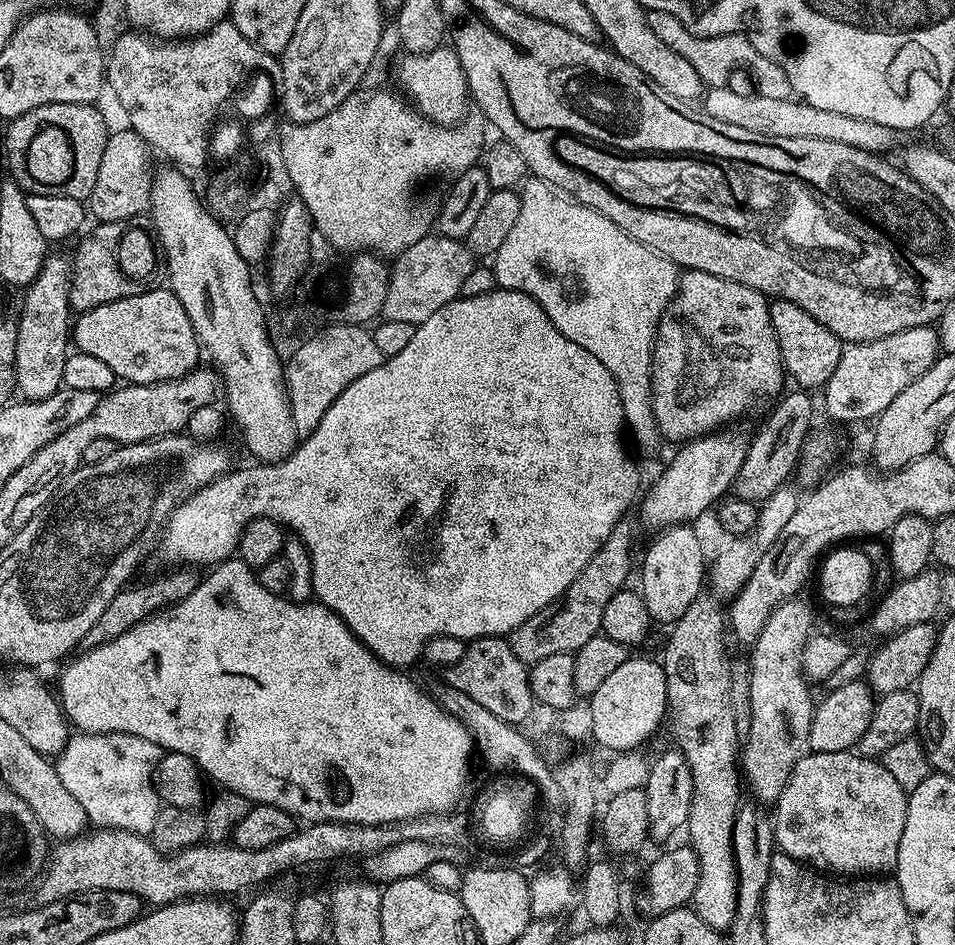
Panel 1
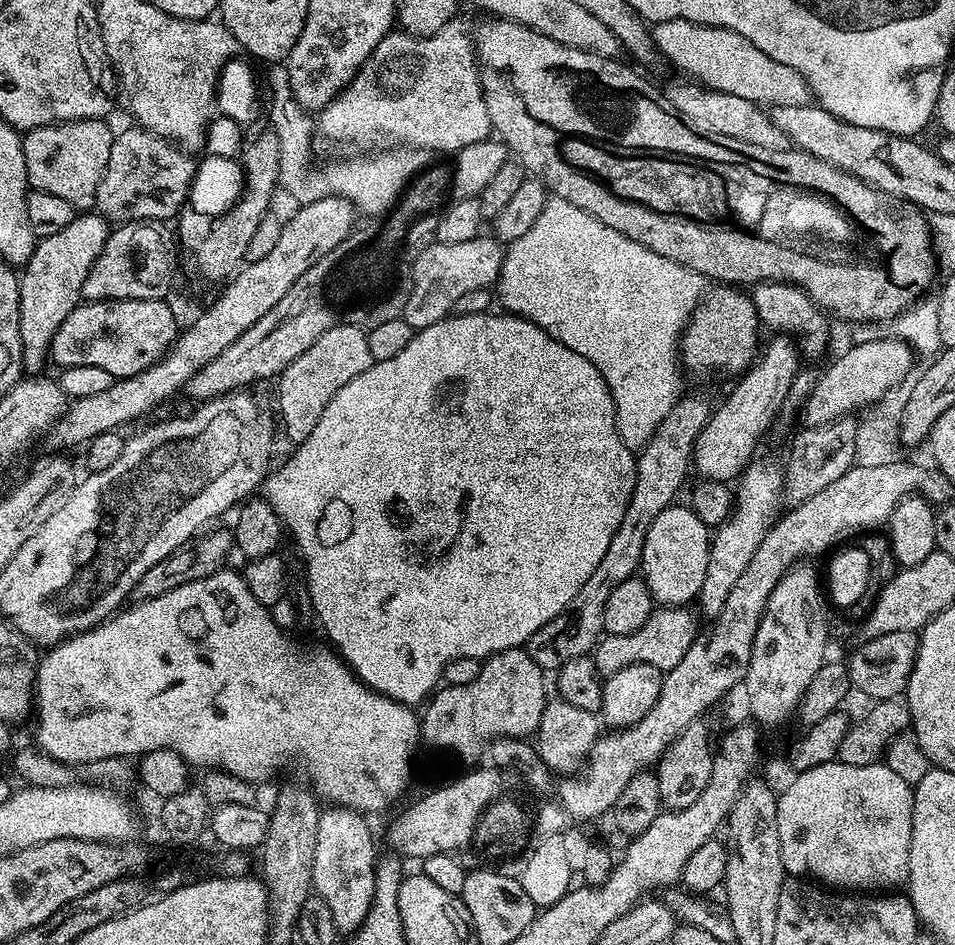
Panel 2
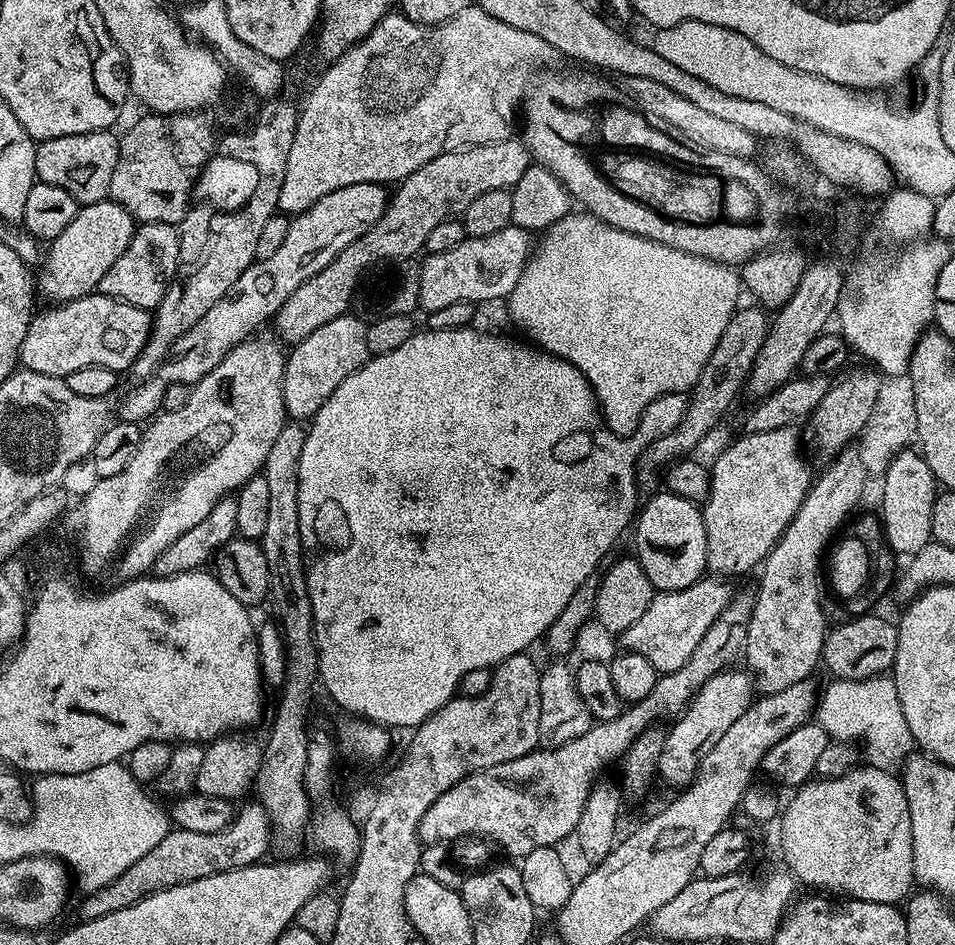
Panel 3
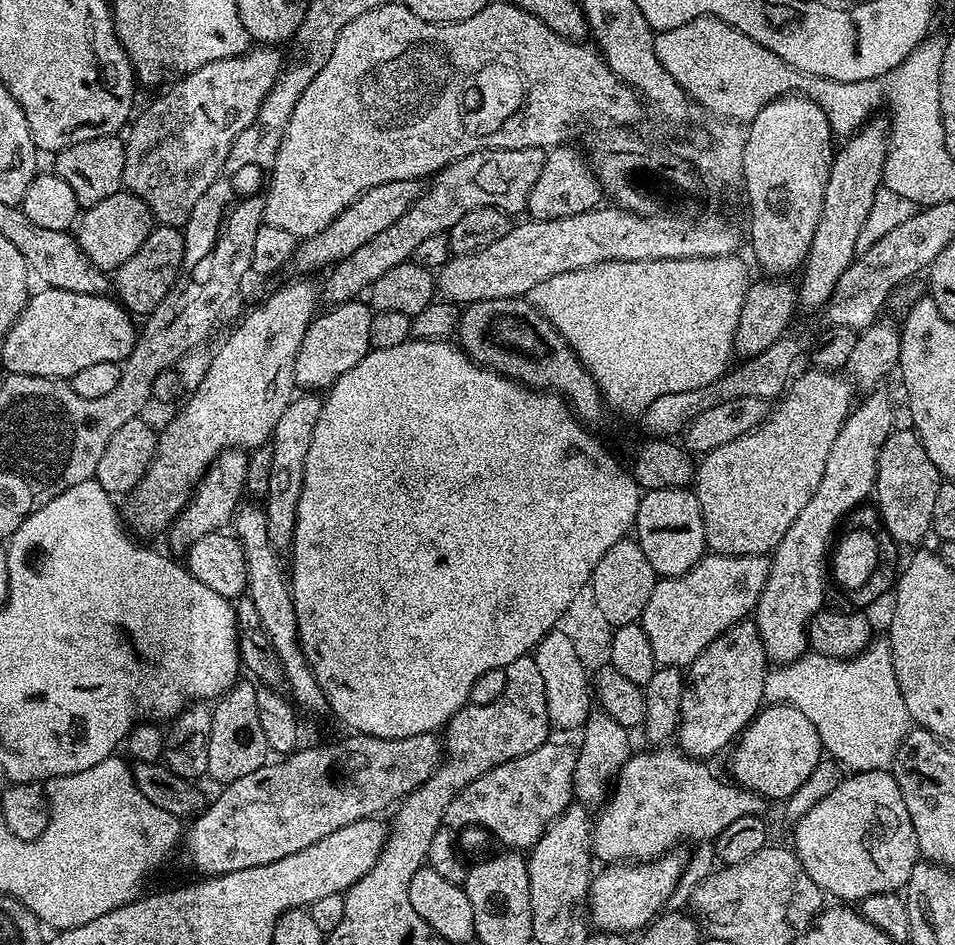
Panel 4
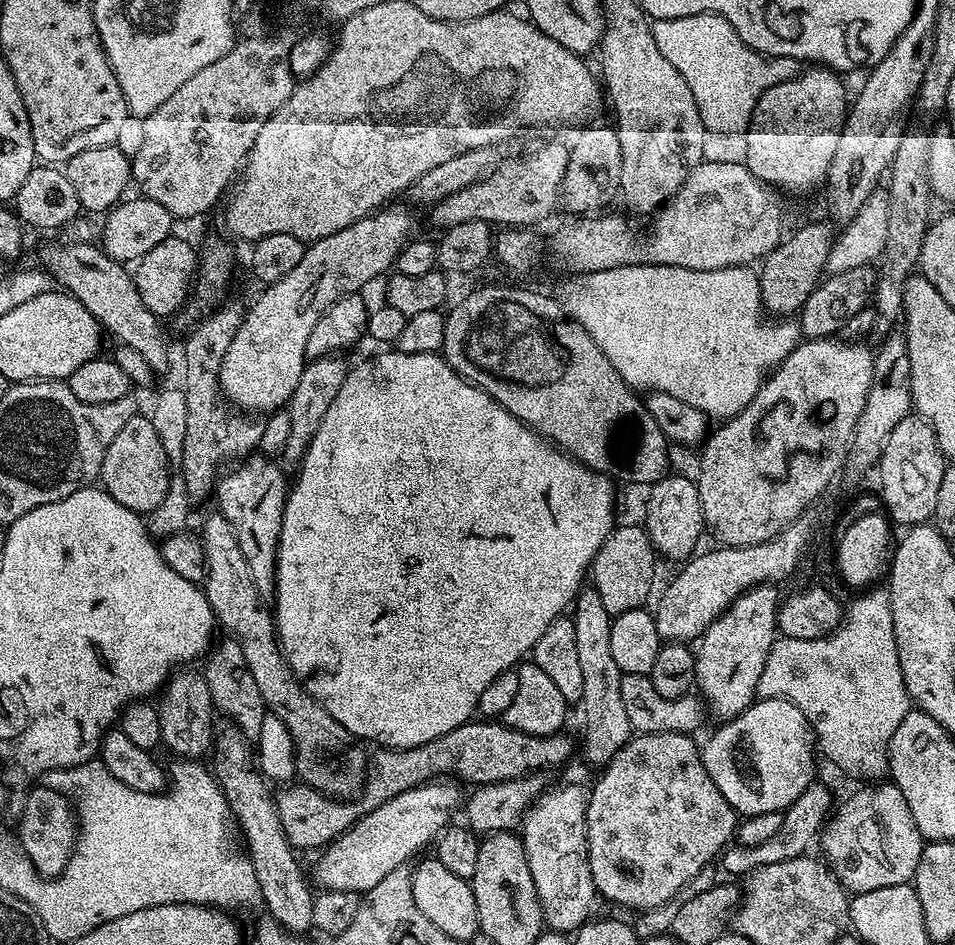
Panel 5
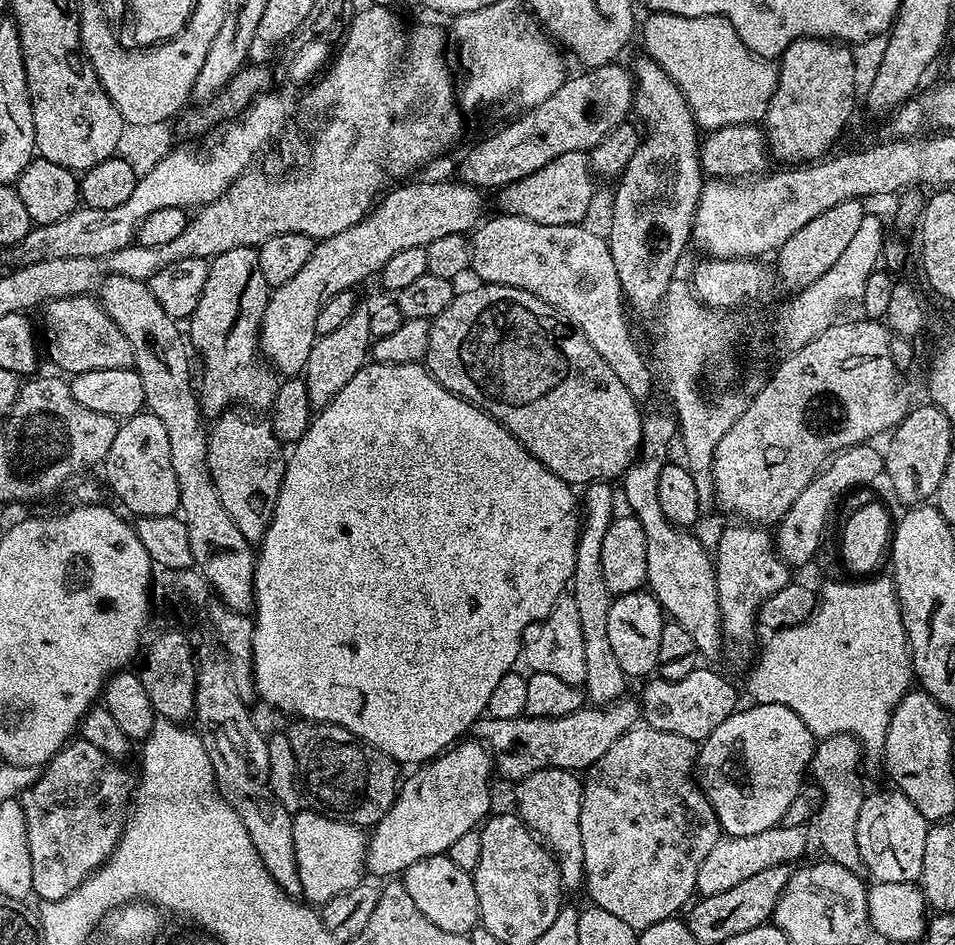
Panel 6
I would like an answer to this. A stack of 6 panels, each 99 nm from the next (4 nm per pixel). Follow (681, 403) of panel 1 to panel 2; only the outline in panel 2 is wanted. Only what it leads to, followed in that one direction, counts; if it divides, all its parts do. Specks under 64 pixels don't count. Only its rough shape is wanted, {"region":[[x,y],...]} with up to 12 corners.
{"region":[[716,286],[680,337],[692,372],[743,374],[761,347],[747,291]]}

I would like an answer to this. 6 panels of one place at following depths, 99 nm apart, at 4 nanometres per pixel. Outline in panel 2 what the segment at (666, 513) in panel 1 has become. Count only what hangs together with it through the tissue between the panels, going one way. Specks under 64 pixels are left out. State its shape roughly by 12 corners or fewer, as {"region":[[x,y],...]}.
{"region":[[776,334],[715,405],[692,458],[735,481],[802,368]]}

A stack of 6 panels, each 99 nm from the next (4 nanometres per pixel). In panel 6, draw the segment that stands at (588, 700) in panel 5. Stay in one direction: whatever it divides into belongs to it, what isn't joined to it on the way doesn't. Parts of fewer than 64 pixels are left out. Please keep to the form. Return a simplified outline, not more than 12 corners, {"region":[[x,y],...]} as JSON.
{"region":[[611,483],[583,489],[570,595],[582,622],[596,706],[630,684],[606,634],[614,597],[602,538],[614,519]]}

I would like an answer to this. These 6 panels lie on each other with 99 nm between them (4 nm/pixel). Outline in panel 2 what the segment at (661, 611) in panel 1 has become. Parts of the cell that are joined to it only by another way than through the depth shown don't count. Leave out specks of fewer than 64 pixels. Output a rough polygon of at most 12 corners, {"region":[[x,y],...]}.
{"region":[[687,506],[650,522],[640,572],[657,605],[706,579],[709,525]]}

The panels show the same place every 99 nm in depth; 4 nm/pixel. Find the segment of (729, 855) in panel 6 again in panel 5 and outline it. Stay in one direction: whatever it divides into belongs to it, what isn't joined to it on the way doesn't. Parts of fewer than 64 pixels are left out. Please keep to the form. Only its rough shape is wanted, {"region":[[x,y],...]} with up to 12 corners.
{"region":[[814,782],[762,846],[729,847],[725,870],[744,878],[813,847],[834,808]]}

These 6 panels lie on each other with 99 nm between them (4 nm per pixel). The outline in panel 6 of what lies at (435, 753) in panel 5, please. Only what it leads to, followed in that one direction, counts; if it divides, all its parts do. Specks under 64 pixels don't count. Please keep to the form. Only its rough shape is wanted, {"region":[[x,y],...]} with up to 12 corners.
{"region":[[635,699],[470,732],[511,782],[586,770],[641,719]]}

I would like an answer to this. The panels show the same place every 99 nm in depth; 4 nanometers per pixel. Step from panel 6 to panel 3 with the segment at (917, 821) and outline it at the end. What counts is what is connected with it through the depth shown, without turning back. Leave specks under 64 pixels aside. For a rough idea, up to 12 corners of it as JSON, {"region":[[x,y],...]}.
{"region":[[899,775],[795,789],[780,852],[801,885],[899,905],[913,891]]}

